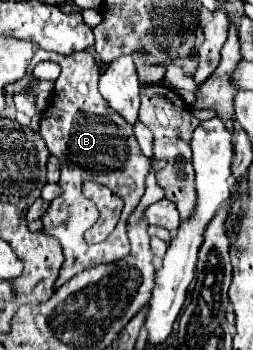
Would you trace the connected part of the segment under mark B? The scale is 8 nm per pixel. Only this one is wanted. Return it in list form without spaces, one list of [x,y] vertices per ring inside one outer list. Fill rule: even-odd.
[[[37,48],[29,64],[27,76],[32,74],[33,68],[44,59],[53,60],[61,66],[61,76],[55,82],[53,102],[43,112],[41,128],[39,128],[49,152],[61,160],[59,186],[63,194],[55,198],[49,210],[43,214],[43,224],[45,224],[43,230],[59,238],[65,254],[65,262],[61,266],[54,286],[58,289],[75,274],[91,266],[111,264],[129,254],[125,224],[129,214],[137,208],[139,196],[143,196],[143,184],[149,172],[149,160],[139,150],[137,138],[133,134],[133,126],[127,124],[113,108],[109,108],[103,96],[99,96],[99,88],[97,88],[99,66],[95,64],[89,52],[63,56],[57,52]],[[83,180],[99,180],[125,202],[125,208],[115,232],[111,232],[111,236],[101,244],[87,244],[84,240],[84,233],[95,224],[99,218],[99,211],[96,205],[82,194]],[[77,223],[80,223],[80,227]]]

